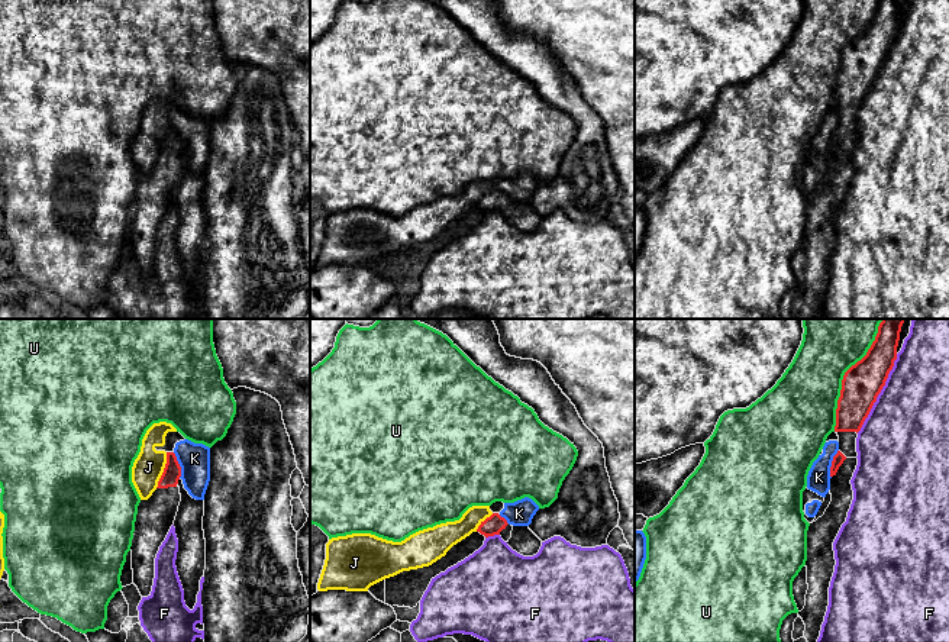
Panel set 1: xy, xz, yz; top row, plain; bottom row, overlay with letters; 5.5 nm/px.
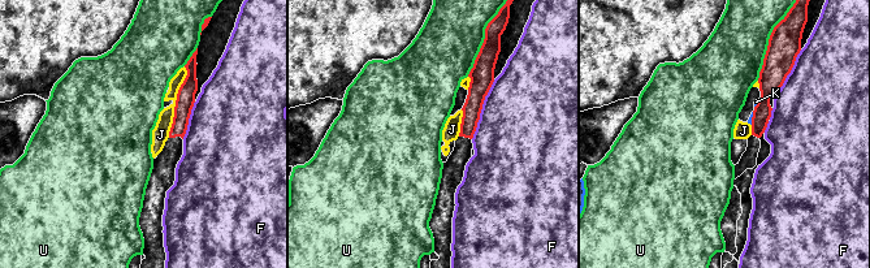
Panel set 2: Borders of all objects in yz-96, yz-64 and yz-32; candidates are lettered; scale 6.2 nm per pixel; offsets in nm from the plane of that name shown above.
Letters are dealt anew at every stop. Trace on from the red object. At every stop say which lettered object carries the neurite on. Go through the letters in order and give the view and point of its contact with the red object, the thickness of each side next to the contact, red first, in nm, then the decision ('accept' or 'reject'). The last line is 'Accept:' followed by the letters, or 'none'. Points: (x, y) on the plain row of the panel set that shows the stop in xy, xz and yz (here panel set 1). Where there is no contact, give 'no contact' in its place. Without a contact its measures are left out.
F: yz (880, 67) | 220/460 nm | reject
J: xy (164, 145) | 100/170 nm | reject
K: yz (832, 139) | 60/130 nm | reject
U: yz (843, 52) | 220/360 nm | reject
Accept: none

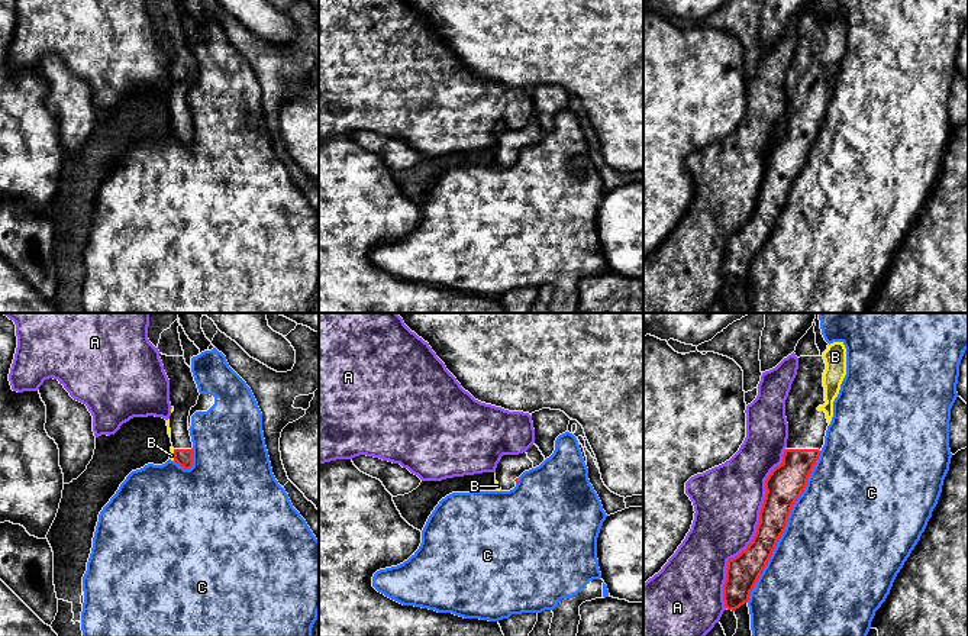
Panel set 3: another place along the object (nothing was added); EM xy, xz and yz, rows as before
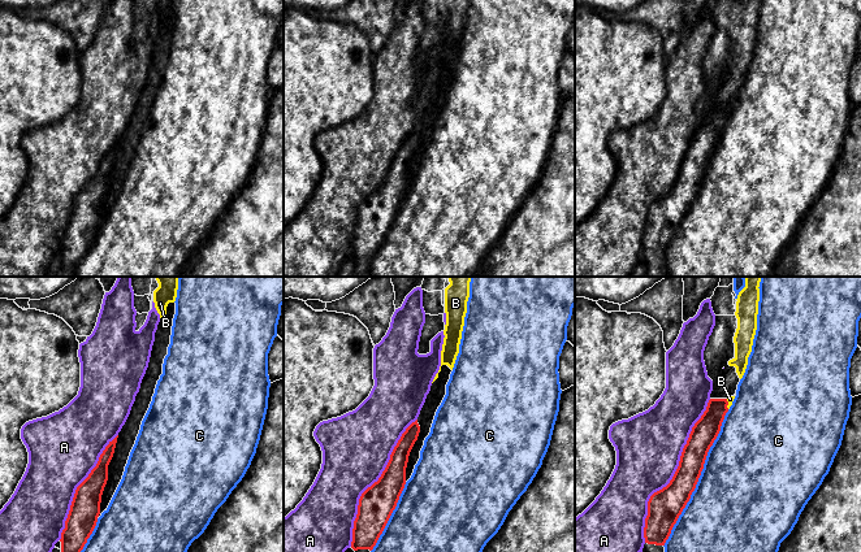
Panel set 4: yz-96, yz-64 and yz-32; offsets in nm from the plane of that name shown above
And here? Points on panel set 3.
A: yz (757, 206) | 190/380 nm | reject
B: xy (174, 131) | 100/30 nm | accept
C: yz (786, 200) | 200/500 nm | reject
Accept: B

